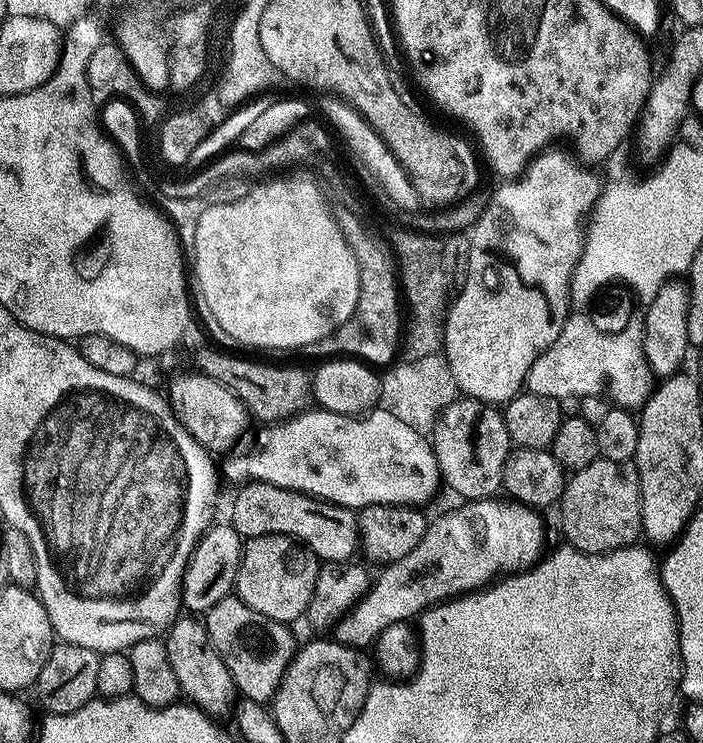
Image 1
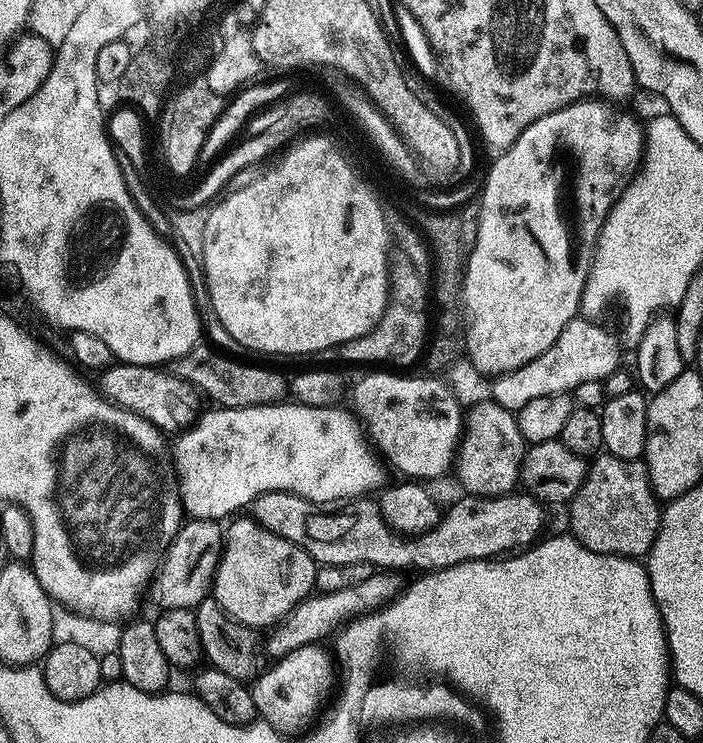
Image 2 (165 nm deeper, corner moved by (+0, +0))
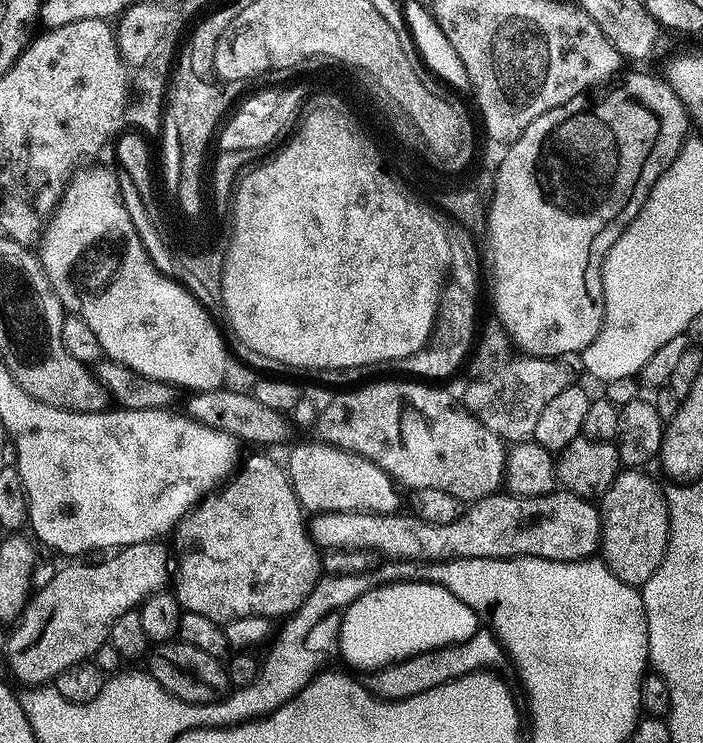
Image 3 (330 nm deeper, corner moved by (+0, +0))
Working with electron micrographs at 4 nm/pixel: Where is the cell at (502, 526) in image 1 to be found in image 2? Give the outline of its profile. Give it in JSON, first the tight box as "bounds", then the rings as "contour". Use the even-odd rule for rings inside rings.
{"bounds":[266,570,398,657],"contour":[[[376,570],[373,571],[370,578],[366,578],[349,588],[333,592],[320,592],[309,596],[284,617],[288,624],[284,623],[284,628],[280,628],[280,632],[274,632],[276,636],[273,636],[270,631],[267,633],[266,638],[272,642],[272,651],[269,652],[268,656],[270,657],[274,652],[281,652],[283,656],[288,655],[291,651],[319,641],[318,638],[321,634],[326,633],[332,627],[335,629],[352,617],[359,617],[365,613],[375,613],[377,610],[383,609],[398,592],[395,582],[388,580],[388,576],[387,571]]]}

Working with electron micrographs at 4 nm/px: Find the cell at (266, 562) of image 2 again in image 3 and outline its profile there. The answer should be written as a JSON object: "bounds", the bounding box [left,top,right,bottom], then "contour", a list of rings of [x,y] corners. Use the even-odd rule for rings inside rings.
{"bounds":[174,460,322,626],"contour":[[[252,460],[248,464],[248,468],[242,468],[231,477],[230,482],[205,496],[174,529],[174,537],[176,536],[177,542],[180,543],[180,573],[177,576],[175,573],[174,576],[174,584],[176,580],[175,598],[183,611],[206,614],[206,618],[210,618],[221,626],[228,624],[229,621],[246,618],[247,616],[287,617],[302,606],[304,599],[314,590],[317,581],[322,576],[322,556],[316,545],[313,544],[312,537],[306,529],[306,520],[303,520],[300,514],[302,513],[302,507],[300,501],[296,499],[296,492],[289,481],[287,471],[281,465],[279,468],[278,465],[271,464],[268,460]]]}

